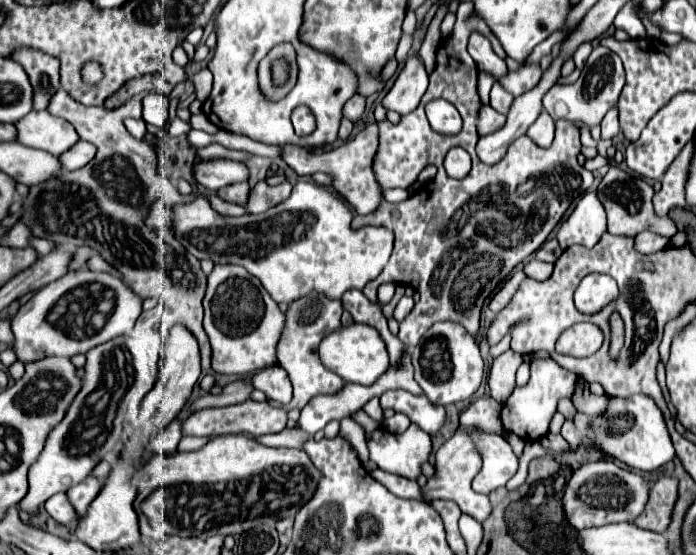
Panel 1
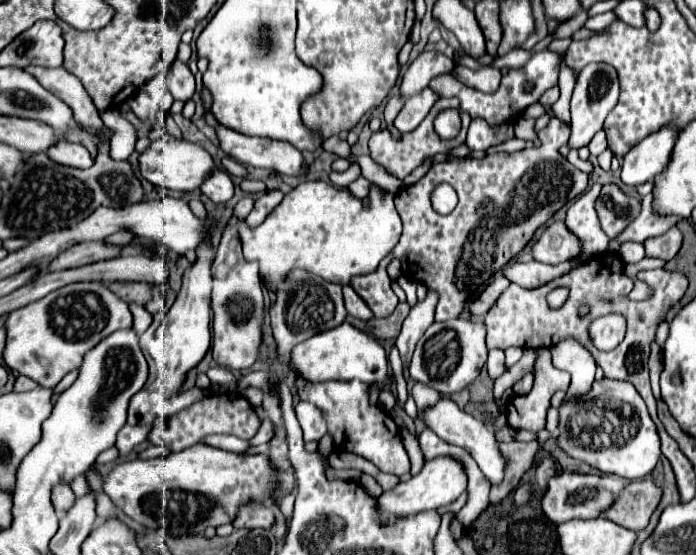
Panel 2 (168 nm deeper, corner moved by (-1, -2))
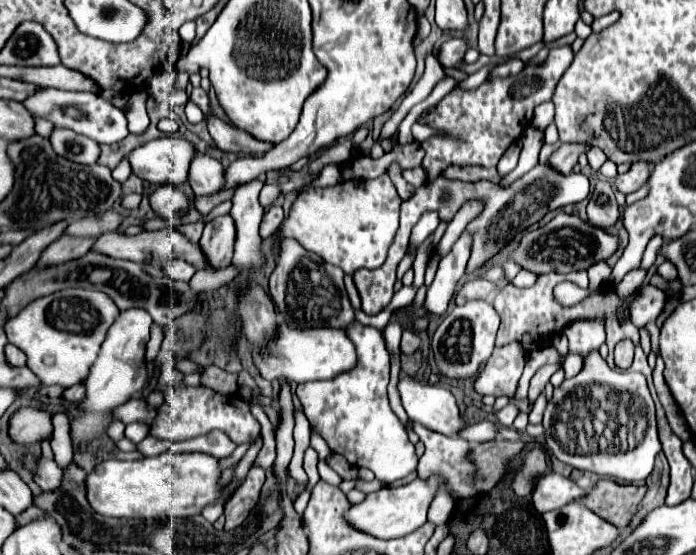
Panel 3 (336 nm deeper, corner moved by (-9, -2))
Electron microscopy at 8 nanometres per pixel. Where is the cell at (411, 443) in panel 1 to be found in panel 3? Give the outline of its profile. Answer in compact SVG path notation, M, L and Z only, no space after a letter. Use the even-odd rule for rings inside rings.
M355 322L355 326L347 328L347 334L351 334L359 350L359 366L333 380L301 382L295 394L303 404L305 416L325 438L331 452L343 454L353 466L373 470L375 478L389 484L405 478L417 468L415 446L409 442L405 426L387 400L391 367L389 352L385 350L383 334L377 328Z

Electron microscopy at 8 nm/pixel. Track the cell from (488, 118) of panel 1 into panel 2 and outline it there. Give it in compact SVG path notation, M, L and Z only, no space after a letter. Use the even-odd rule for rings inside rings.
M473 120L469 124L469 132L467 132L467 148L473 152L481 152L487 150L489 146L501 144L505 140L513 138L513 124L499 124L499 126L489 126L485 120Z

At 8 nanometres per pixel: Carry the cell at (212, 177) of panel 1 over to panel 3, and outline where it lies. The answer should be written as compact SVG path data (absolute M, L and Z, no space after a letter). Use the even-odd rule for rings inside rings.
M163 136L163 138L157 138L157 140L149 140L145 144L141 144L139 148L135 148L133 152L127 154L129 162L131 162L131 168L133 172L149 182L149 184L157 184L157 186L163 186L163 184L173 184L173 186L181 186L189 180L189 166L191 166L191 160L197 156L197 148L185 140L185 138L179 138L179 136Z

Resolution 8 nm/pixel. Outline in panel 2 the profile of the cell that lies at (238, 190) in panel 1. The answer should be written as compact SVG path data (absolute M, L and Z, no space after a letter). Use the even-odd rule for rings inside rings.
M215 168L215 174L211 174L211 178L207 178L207 182L203 182L203 186L199 186L199 190L213 202L227 202L227 200L231 200L235 188L233 188L231 176L225 170Z

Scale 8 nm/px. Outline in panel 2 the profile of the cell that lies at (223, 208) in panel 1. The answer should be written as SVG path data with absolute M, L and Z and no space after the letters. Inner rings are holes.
M245 196L243 200L239 200L239 202L237 202L237 206L235 206L235 216L245 218L245 216L253 210L253 204L255 204L255 200L253 200L251 196Z

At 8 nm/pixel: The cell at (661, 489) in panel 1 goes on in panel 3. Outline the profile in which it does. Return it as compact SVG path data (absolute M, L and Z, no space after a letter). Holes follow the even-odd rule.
M599 480L597 486L589 492L589 498L583 498L583 504L603 520L615 524L617 528L625 528L631 522L645 492L645 484L635 486L617 484L613 480Z

